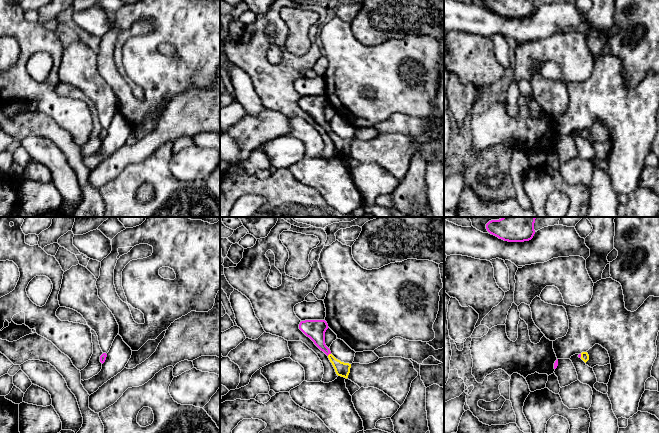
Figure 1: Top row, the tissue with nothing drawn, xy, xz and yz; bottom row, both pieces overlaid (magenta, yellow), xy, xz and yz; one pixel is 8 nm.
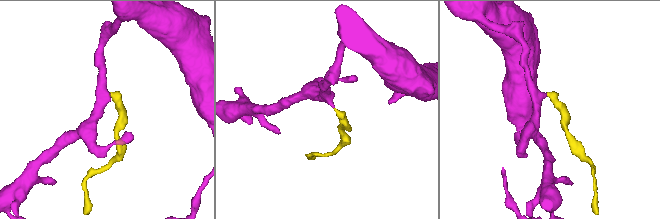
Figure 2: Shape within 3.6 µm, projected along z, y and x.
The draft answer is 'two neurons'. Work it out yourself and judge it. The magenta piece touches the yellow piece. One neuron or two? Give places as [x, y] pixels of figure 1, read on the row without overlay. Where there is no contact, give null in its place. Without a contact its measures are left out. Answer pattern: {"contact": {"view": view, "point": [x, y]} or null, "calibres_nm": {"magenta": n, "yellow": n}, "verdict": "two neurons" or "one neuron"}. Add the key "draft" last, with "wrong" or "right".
{"contact": {"view": "xz", "point": [328, 130]}, "calibres_nm": {"magenta": 160, "yellow": 120}, "verdict": "one neuron", "draft": "wrong"}

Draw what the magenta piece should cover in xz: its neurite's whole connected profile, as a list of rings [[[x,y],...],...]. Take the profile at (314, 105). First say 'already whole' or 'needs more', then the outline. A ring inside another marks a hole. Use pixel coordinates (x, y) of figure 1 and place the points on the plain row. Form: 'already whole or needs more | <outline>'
needs more | [[[305,96],[299,100],[299,105],[328,132],[336,150],[347,155],[351,140],[341,138],[331,130],[330,125],[325,120],[325,108],[328,104],[328,100],[325,96]]]

